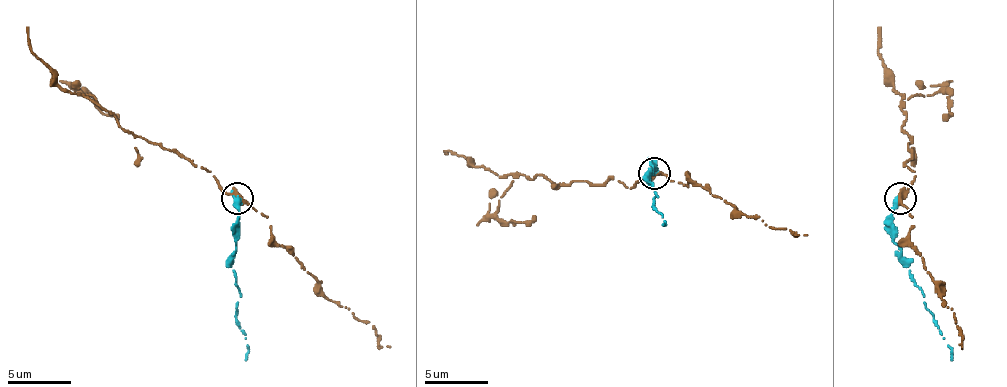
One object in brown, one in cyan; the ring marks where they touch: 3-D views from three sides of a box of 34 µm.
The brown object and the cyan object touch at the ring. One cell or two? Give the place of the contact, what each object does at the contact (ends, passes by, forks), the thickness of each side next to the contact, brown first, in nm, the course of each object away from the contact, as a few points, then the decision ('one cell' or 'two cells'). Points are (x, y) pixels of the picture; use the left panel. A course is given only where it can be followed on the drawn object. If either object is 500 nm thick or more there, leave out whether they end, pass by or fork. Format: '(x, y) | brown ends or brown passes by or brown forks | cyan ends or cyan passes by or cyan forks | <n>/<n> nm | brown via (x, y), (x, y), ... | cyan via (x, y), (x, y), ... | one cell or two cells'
(237, 198) | brown passes by | cyan ends | 400/480 nm | brown via (238, 197), (210, 172), (137, 137), (89, 99), (67, 93), (54, 74), (32, 51), (25, 26) | cyan via (238, 197), (238, 239), (232, 264), (241, 296), (235, 324), (248, 344), (245, 359) | two cells

